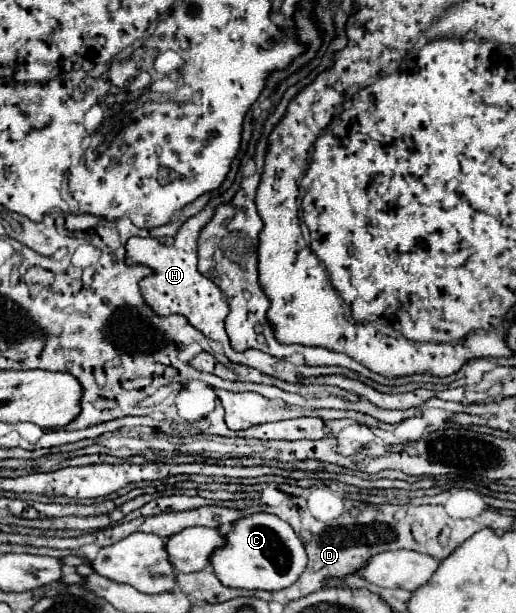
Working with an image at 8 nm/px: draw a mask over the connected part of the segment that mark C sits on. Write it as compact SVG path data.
M250 514L234 522L234 530L226 534L226 540L226 546L212 554L212 568L224 586L246 590L284 590L300 578L308 564L302 540L288 522L274 514Z

